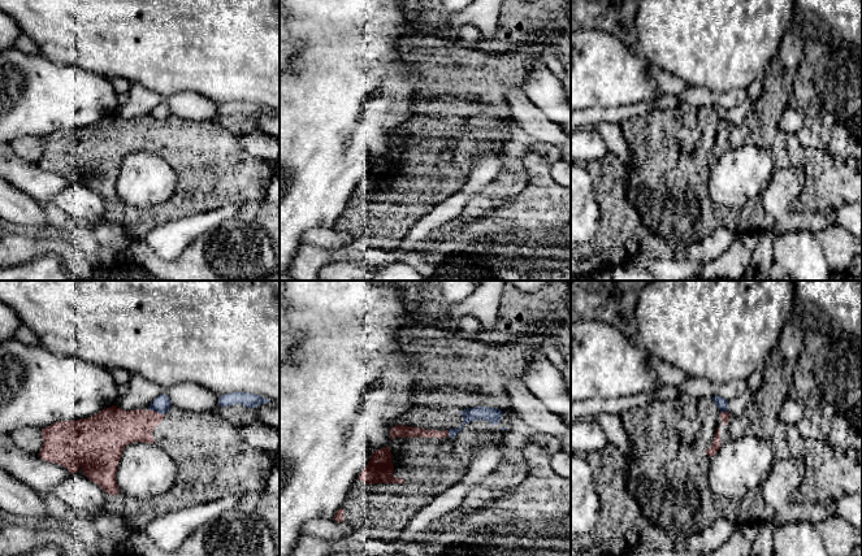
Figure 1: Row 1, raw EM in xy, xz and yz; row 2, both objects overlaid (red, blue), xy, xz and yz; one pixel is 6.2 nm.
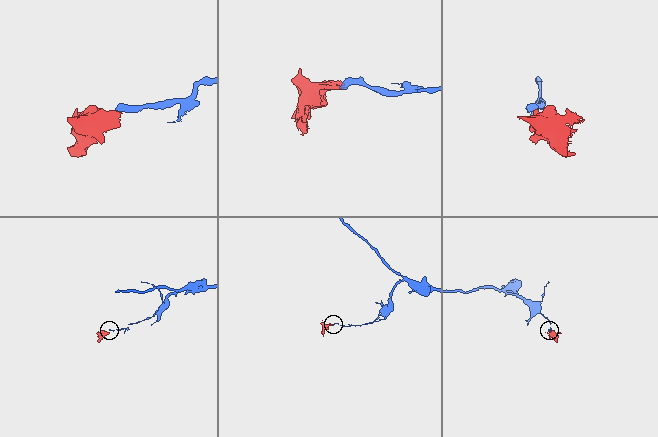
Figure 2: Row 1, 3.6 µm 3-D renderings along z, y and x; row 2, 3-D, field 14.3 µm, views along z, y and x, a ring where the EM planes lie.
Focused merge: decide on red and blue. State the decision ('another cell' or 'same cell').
another cell

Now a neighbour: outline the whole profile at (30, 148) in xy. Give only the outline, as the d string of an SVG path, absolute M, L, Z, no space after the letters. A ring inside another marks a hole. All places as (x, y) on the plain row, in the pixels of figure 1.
M38 136L18 138L12 140L8 144L12 147L12 149L17 155L20 155L22 158L29 160L34 164L39 162L43 153L42 138L38 138Z

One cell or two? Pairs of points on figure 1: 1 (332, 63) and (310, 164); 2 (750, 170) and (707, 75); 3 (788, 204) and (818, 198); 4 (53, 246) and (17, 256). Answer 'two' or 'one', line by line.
1: one
2: two
3: two
4: one

